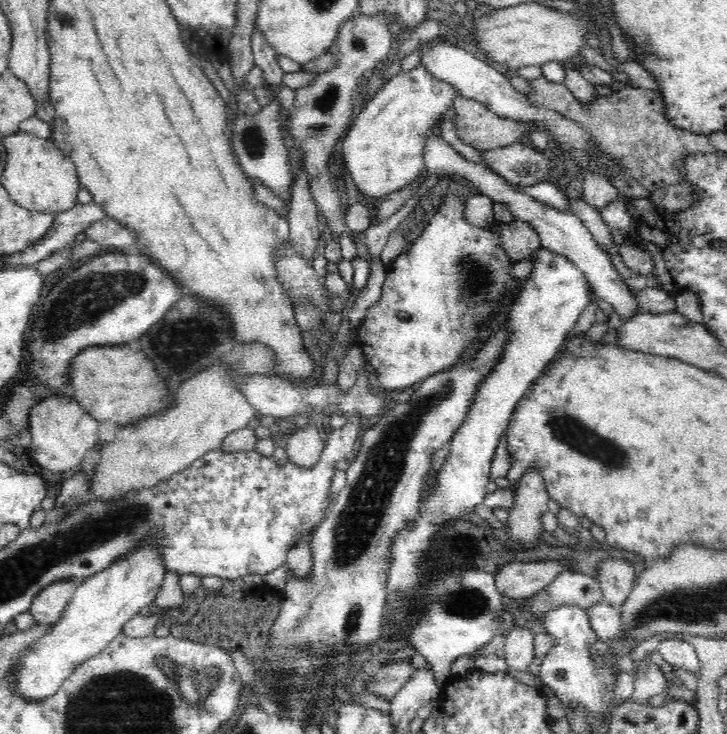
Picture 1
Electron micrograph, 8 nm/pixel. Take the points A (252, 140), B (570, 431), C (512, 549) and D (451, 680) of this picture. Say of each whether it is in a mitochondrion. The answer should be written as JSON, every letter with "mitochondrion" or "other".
{"A":"mitochondrion","B":"mitochondrion","C":"other","D":"other"}

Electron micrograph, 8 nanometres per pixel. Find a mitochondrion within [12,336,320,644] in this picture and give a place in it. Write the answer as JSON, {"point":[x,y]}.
{"point":[71,503]}

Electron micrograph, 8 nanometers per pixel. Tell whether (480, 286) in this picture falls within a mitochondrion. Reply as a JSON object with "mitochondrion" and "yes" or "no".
{"mitochondrion":"yes"}

